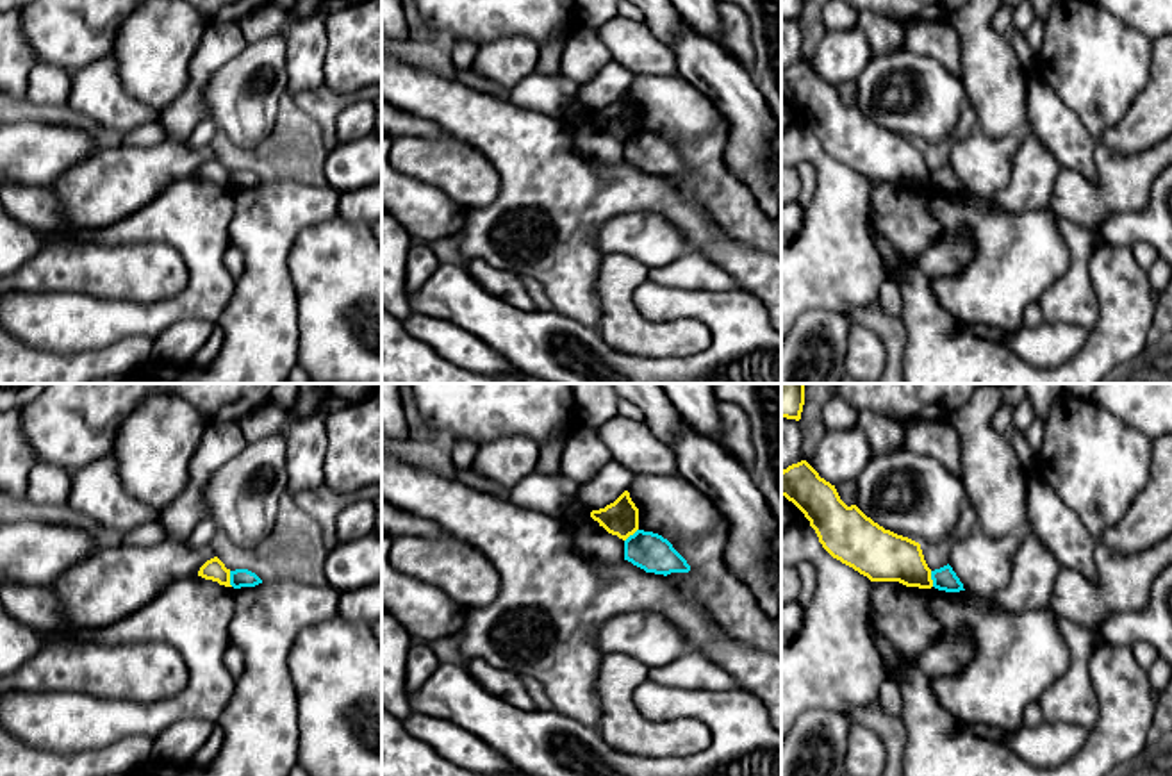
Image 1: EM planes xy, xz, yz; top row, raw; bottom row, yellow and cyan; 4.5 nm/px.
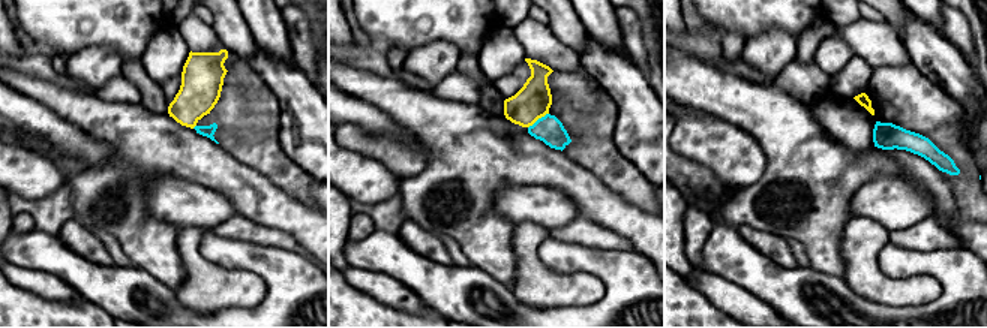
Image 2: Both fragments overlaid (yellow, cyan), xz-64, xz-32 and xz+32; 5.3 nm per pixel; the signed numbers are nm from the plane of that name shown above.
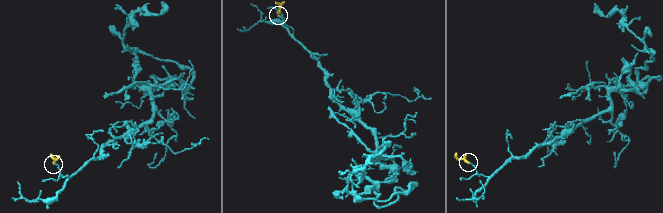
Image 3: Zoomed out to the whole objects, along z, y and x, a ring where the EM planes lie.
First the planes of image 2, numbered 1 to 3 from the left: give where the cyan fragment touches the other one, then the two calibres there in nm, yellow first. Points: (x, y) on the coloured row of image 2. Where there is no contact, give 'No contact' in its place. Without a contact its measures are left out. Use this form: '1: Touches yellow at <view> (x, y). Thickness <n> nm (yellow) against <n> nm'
1: Touches yellow at xz-64 (194, 126). Thickness 220 nm (yellow) against 60 nm
2: Touches yellow at xz-32 (537, 119). Thickness 190 nm (yellow) against 150 nm
3: No contact

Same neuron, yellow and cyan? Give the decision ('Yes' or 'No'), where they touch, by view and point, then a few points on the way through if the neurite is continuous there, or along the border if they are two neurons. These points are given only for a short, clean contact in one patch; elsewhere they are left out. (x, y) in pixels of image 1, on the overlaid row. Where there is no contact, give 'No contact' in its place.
No. Touches yellow at xy (229, 578). Boundary: xy (229, 571), (232, 586)

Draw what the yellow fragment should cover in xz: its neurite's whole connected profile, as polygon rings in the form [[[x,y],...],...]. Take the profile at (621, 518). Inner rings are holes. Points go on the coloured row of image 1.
[[[628,491],[605,508],[592,510],[590,517],[608,533],[617,535],[623,541],[639,530],[639,508],[631,501]]]

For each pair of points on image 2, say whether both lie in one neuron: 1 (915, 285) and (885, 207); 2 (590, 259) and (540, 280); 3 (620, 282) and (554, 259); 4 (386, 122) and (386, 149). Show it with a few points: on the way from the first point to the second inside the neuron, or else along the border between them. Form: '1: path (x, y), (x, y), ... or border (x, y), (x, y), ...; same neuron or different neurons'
1: border (855, 216), (867, 216), (888, 231); different neurons
2: border (539, 244), (539, 256), (549, 267), (596, 276); different neurons
3: path (603, 265), (593, 259), (570, 259); same neuron
4: border (351, 122), (372, 131), (386, 131), (417, 147); different neurons

